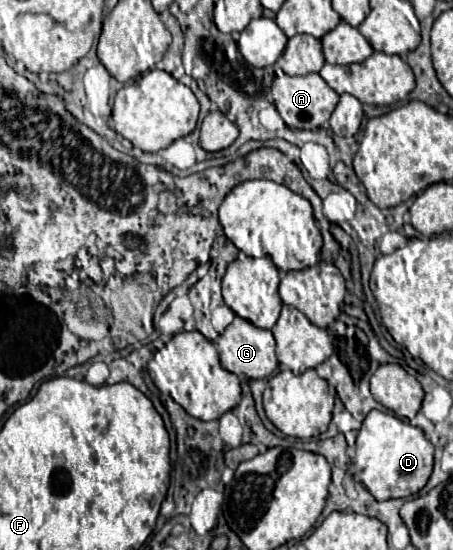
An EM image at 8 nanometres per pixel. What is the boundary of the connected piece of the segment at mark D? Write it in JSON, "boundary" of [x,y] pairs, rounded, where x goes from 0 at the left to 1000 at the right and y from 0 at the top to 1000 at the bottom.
{"boundary":[[[839,745],[812,749],[786,796],[781,869],[812,887],[830,909],[901,905],[923,898],[958,851],[958,811],[923,775]]]}

